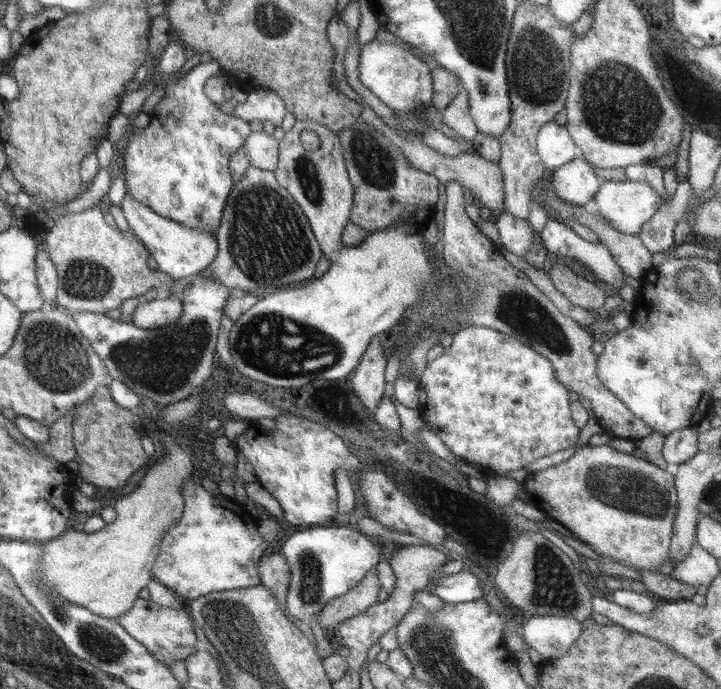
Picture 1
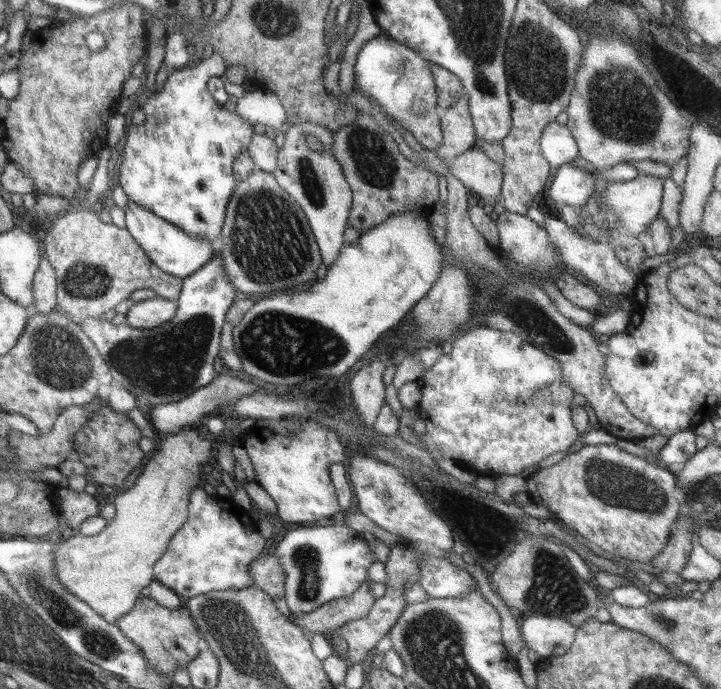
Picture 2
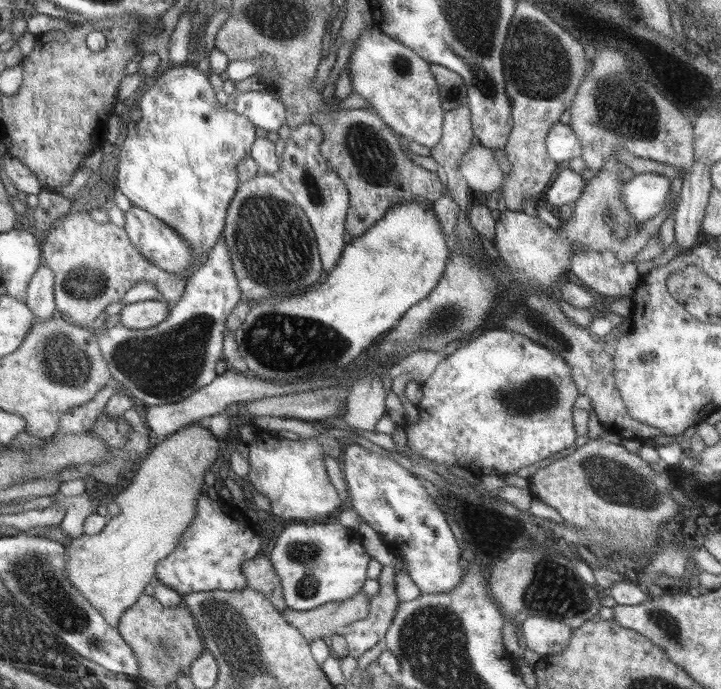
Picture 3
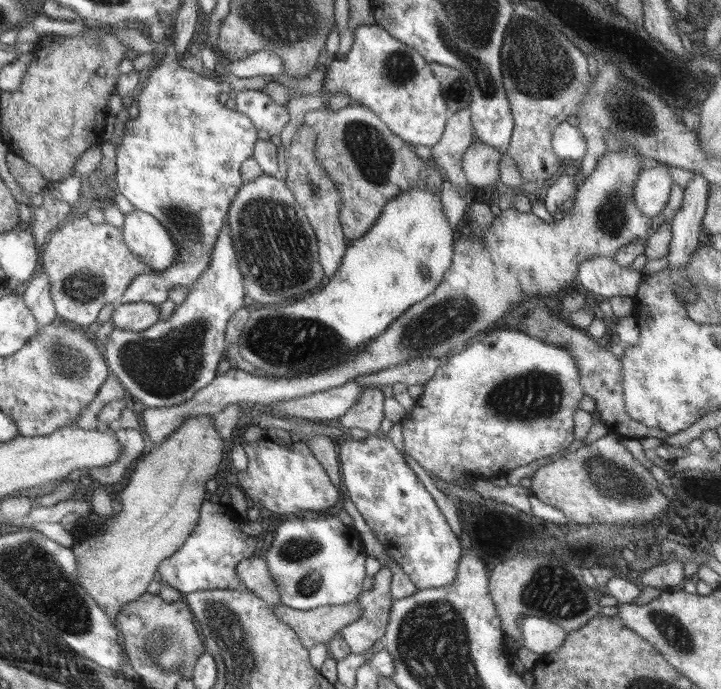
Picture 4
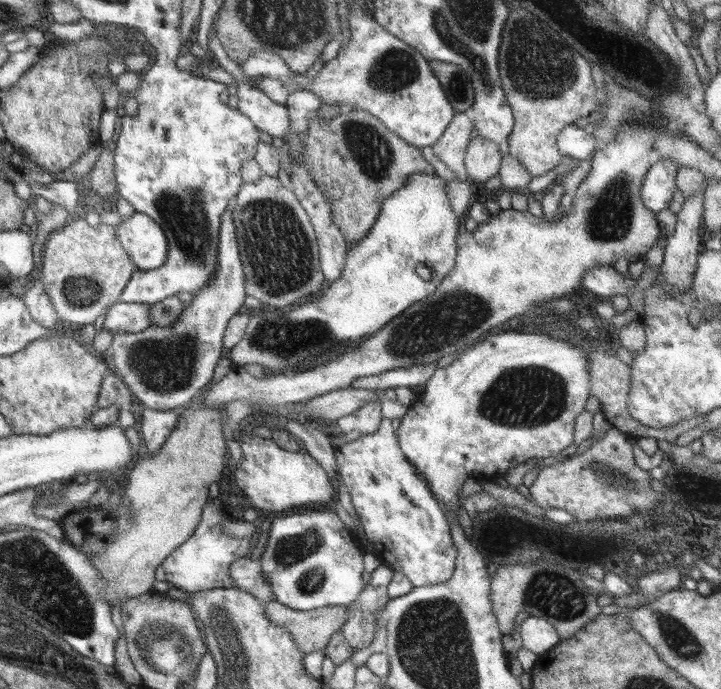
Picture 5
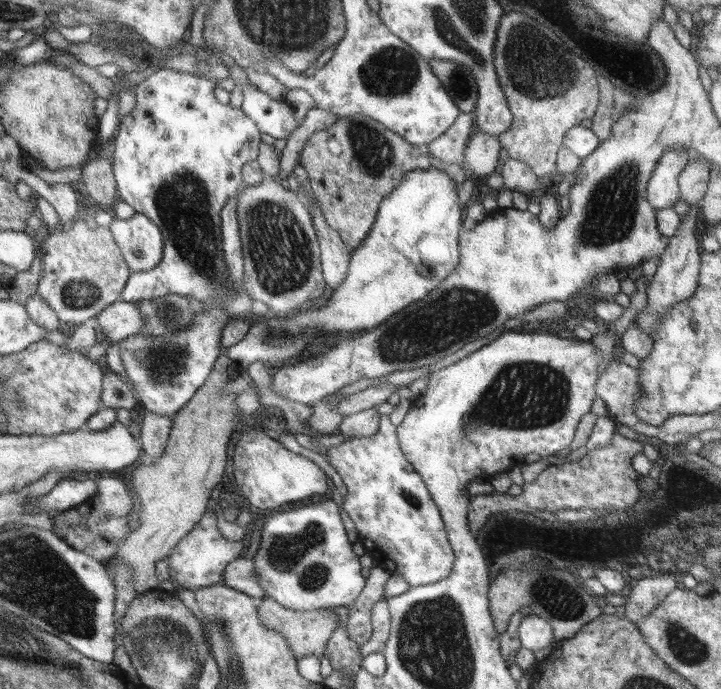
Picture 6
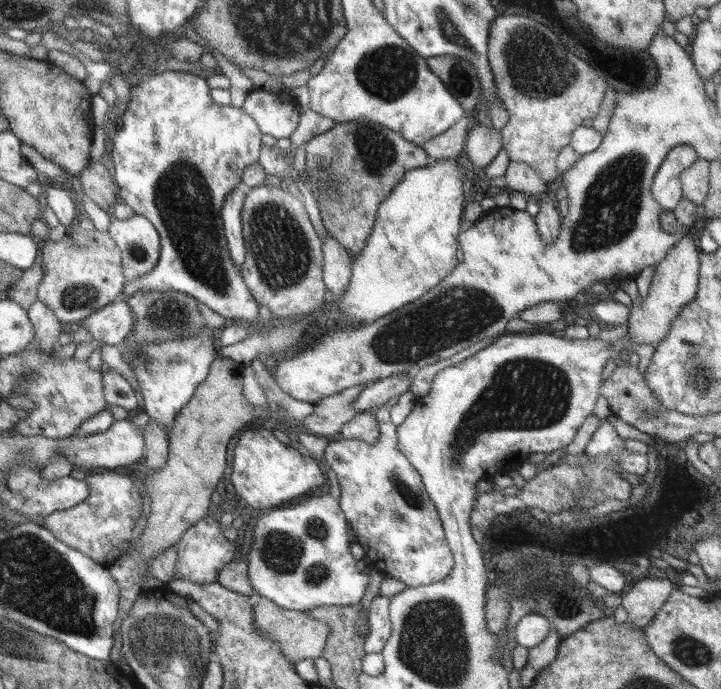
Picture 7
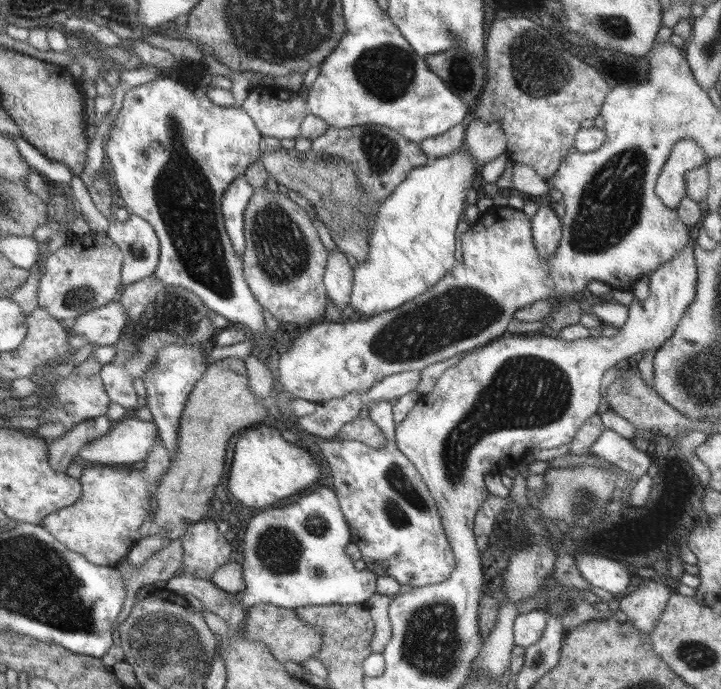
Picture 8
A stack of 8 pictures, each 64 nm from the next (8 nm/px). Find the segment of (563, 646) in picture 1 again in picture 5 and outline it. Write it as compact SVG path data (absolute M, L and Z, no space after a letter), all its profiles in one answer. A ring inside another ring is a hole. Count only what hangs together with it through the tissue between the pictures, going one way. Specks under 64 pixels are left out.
M537 616L520 618L520 634L522 646L537 655L552 649L560 642L558 631L552 623Z

